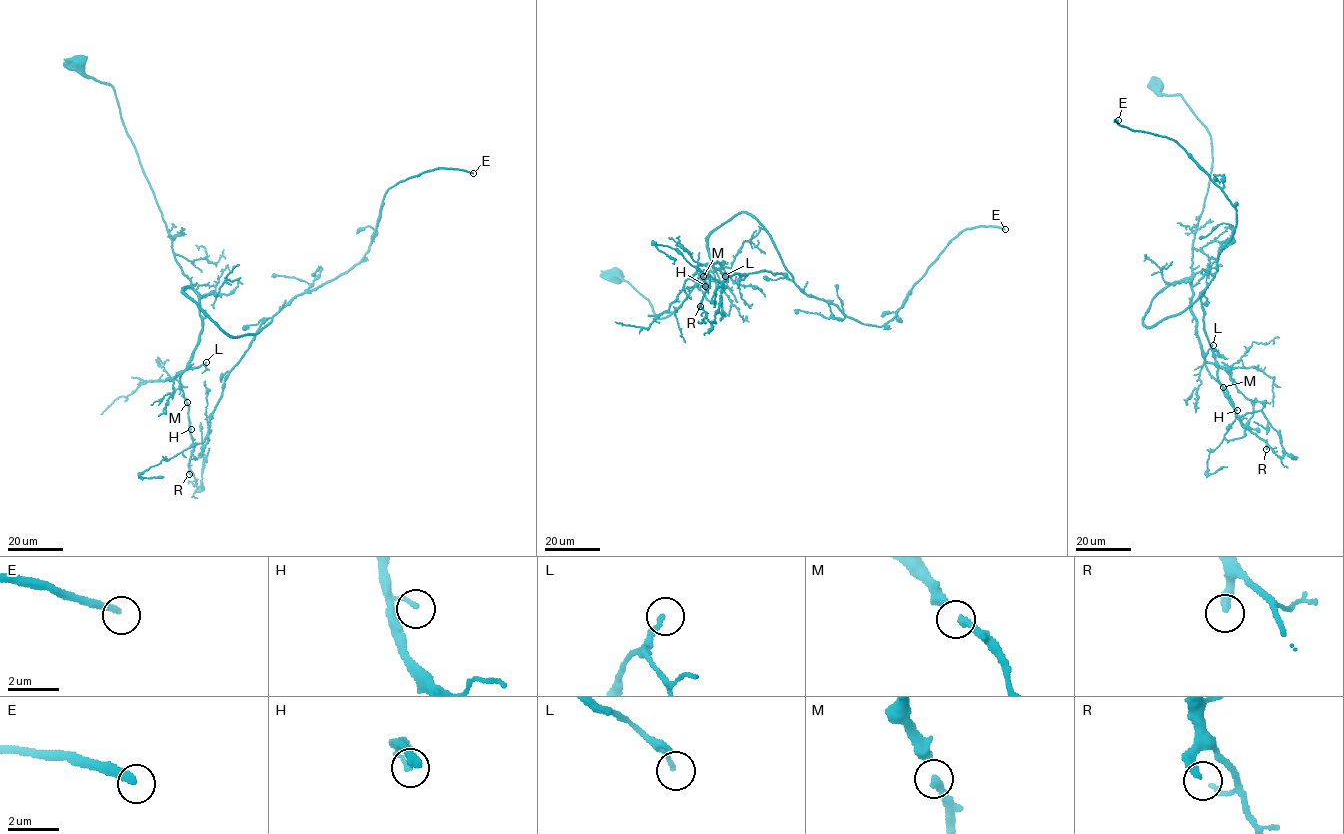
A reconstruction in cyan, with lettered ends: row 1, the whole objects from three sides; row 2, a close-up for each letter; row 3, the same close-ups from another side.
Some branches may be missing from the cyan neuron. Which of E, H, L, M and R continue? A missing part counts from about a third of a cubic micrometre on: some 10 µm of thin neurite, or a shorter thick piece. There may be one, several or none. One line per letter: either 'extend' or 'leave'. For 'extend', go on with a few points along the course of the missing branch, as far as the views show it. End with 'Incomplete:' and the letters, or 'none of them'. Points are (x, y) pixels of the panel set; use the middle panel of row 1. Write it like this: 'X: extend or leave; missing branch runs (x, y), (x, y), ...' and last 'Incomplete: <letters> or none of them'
E: extend
H: leave
L: leave
M: leave
R: extend; missing branch runs (700, 306), (673, 302), (658, 307)
Incomplete: E, R

